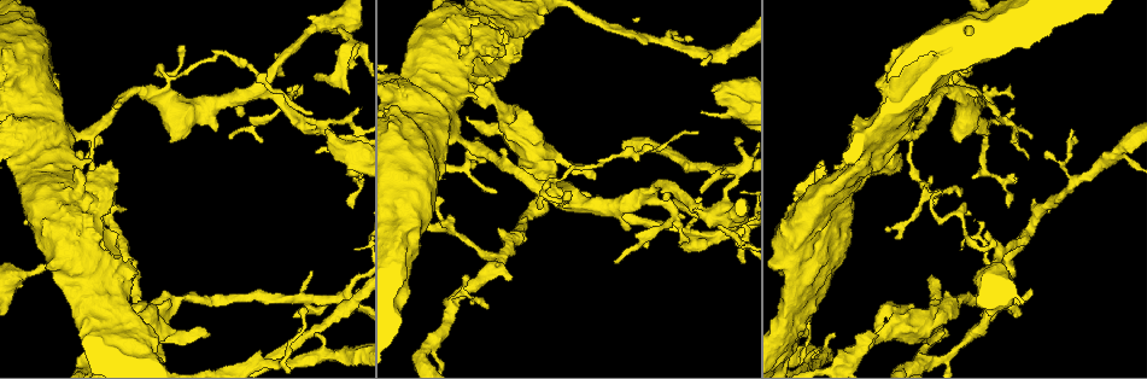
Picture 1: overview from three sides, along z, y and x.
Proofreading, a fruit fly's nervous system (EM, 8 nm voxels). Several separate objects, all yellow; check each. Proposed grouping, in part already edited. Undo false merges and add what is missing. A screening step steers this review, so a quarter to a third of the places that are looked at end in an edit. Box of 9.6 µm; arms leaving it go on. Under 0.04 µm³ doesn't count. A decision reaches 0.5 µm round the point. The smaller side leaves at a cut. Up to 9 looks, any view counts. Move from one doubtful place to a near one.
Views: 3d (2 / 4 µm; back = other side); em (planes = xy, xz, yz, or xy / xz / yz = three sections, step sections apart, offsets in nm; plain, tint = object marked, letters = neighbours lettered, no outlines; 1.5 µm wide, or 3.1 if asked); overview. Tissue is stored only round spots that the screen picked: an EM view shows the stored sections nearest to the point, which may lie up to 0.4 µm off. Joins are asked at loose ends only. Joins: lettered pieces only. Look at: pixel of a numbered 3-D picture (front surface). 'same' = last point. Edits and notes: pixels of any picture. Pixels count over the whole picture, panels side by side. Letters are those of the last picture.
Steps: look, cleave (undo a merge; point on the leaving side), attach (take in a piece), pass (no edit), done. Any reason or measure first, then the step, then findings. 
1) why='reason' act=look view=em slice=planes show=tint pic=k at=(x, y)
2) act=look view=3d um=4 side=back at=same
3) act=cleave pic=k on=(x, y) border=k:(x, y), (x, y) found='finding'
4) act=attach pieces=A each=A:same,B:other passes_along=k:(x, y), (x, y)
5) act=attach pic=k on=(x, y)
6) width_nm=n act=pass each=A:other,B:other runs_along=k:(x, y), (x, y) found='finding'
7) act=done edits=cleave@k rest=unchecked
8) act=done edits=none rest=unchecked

why='branch stops here' act=look view=3d um=2 side=back pic=1 at=(351, 68)

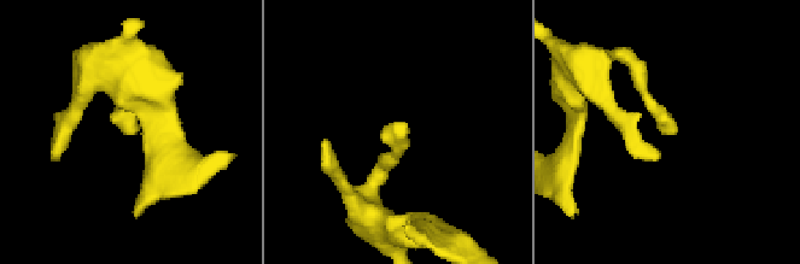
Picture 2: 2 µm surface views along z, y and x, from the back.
act=look view=em slice=yz step=8 show=letters pic=2 at=(130, 126)

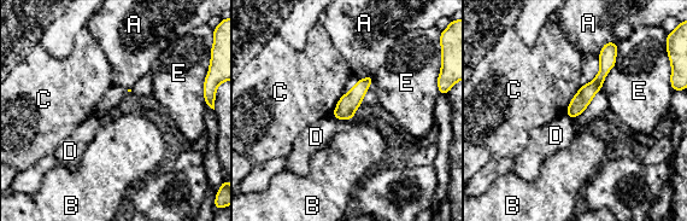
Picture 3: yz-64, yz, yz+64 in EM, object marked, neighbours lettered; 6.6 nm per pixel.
act=look view=em slice=planes show=letters at=same

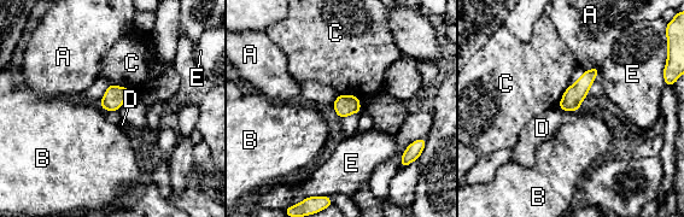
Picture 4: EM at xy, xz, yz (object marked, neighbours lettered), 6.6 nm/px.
width_nm=140 act=pass each=A:other,B:other,C:other,D:other,E:other border=4:(99, 105), (105, 110) found='no lettered piece goes on from it'

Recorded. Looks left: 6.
why='stops while still wide' act=look view=em slice=planes show=plain pic=1 at=(629, 231)

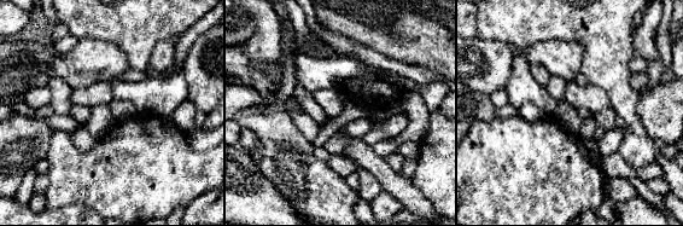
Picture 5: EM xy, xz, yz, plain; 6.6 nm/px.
why='see the neighbours' act=look view=em slice=planes show=letters at=same

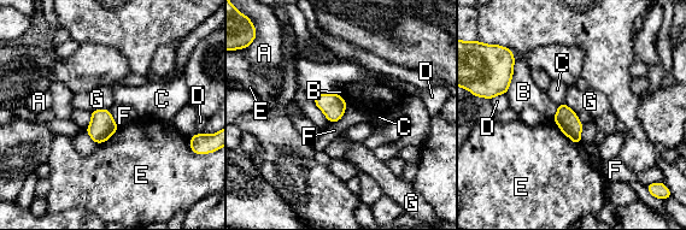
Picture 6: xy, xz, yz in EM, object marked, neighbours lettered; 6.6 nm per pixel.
act=pass each=A:other,B:other,C:other,D:other,E:other,F:other,G:other border=6:(347, 104), (344, 114), (332, 123) found='no lettered piece goes on from it'

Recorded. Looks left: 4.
why='small branch off a trunk' act=look view=em slice=planes show=tint pic=1 at=(553, 183)

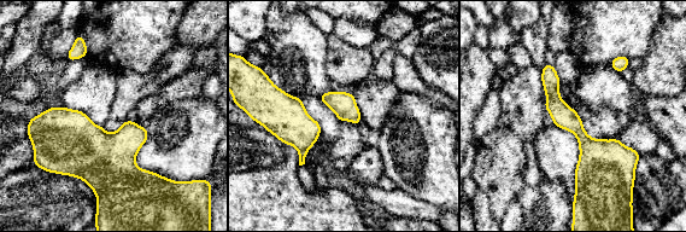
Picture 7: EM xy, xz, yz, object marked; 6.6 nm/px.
act=look view=em slice=planes show=letters at=same

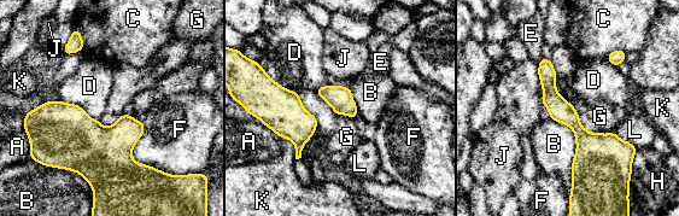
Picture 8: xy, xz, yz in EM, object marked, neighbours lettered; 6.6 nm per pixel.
width_nm=160 act=pass each=A:other,B:other,C:other,D:other,E:other,F:other,G:other,H:other,J:other,K:other,L:other runs_along=8:(544, 62), (583, 136), (578, 180) found='continuous, no second cell'

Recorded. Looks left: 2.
why='tapers out' act=look view=em slice=planes show=plain pic=1 at=(307, 312)

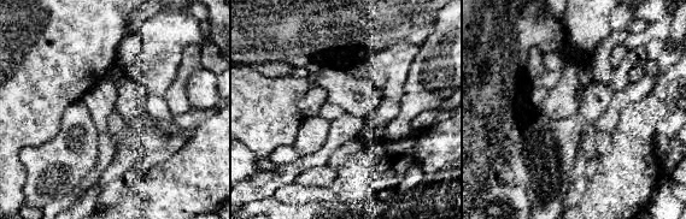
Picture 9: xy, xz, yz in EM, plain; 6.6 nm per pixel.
act=look view=em slice=planes show=letters at=same

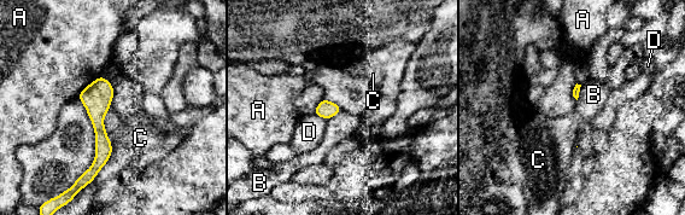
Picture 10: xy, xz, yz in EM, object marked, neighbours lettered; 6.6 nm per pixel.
act=pass each=A:other,B:other,C:other,D:other border=10:(581, 85), (577, 100) found='none of them fits'

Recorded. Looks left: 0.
act=done edits=none rest=unchecked

